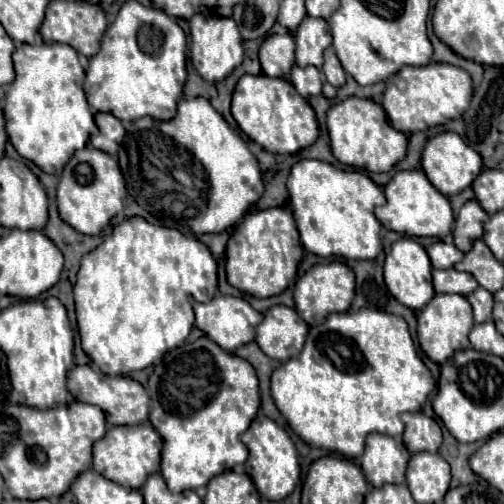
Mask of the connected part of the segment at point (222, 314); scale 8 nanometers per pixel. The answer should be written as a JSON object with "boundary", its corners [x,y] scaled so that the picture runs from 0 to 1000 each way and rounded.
{"boundary":[[[433,585],[413,601],[389,601],[389,649],[401,653],[444,696],[468,696],[504,673],[504,653],[520,637],[496,601],[460,585]]]}

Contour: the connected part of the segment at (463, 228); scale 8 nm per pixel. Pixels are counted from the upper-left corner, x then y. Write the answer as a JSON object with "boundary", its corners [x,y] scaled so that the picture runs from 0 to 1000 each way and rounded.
{"boundary":[[[944,395],[925,399],[901,442],[901,486],[925,502],[937,490],[937,478],[956,470],[964,438],[968,423],[952,411],[952,403]]]}

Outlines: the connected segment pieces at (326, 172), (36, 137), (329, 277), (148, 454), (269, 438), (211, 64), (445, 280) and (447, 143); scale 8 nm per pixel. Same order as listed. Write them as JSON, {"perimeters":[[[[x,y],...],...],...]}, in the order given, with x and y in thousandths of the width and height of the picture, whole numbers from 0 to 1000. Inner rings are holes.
{"perimeters":[[[[599,315],[591,319],[571,347],[571,379],[575,407],[583,423],[587,450],[595,458],[595,474],[607,498],[635,510],[683,510],[683,514],[742,514],[758,498],[754,470],[754,438],[742,427],[742,411],[762,407],[762,379],[734,351],[710,339],[679,339],[663,327],[631,315]]],[[[44,85],[28,109],[32,157],[16,169],[8,196],[12,264],[28,296],[83,339],[119,347],[151,296],[175,284],[179,264],[190,260],[187,228],[167,192],[171,141],[155,105],[127,85]]],[[[655,518],[655,522],[635,522],[615,530],[599,550],[595,550],[595,573],[591,573],[591,558],[583,565],[583,601],[587,601],[587,617],[595,621],[595,629],[603,629],[603,637],[611,645],[635,645],[635,637],[643,637],[643,629],[651,629],[655,621],[679,621],[690,617],[690,609],[698,605],[702,593],[702,542],[687,522],[675,518]]],[[[298,843],[222,847],[198,875],[187,879],[187,931],[234,962],[274,970],[286,962],[294,942],[317,931],[317,891],[321,871]]],[[[512,819],[512,827],[492,847],[492,855],[480,863],[480,875],[488,879],[488,887],[496,895],[492,915],[488,915],[488,935],[500,946],[504,962],[516,970],[516,982],[524,982],[536,994],[556,994],[556,990],[571,986],[595,954],[591,895],[575,871],[575,863],[556,843],[548,843],[540,831]]],[[[401,26],[377,34],[377,117],[409,161],[440,161],[452,153],[484,117],[482,77],[460,34],[409,34]]],[[[861,534],[857,538],[861,550],[861,577],[865,581],[913,581],[913,585],[929,585],[948,569],[948,558],[921,538],[905,538],[897,534]]],[[[881,260],[881,264],[849,276],[849,284],[841,292],[841,304],[837,304],[837,335],[849,347],[853,363],[873,383],[893,391],[893,387],[913,383],[917,375],[925,375],[929,367],[937,367],[937,359],[956,339],[956,312],[952,312],[948,300],[940,300],[933,288],[925,288],[909,264]]]]}

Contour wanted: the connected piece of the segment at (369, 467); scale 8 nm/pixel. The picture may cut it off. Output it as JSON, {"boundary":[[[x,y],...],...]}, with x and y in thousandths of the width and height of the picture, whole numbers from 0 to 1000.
{"boundary":[[[734,859],[726,867],[726,891],[714,927],[738,966],[758,966],[766,958],[802,958],[810,907],[813,899],[794,867]]]}

